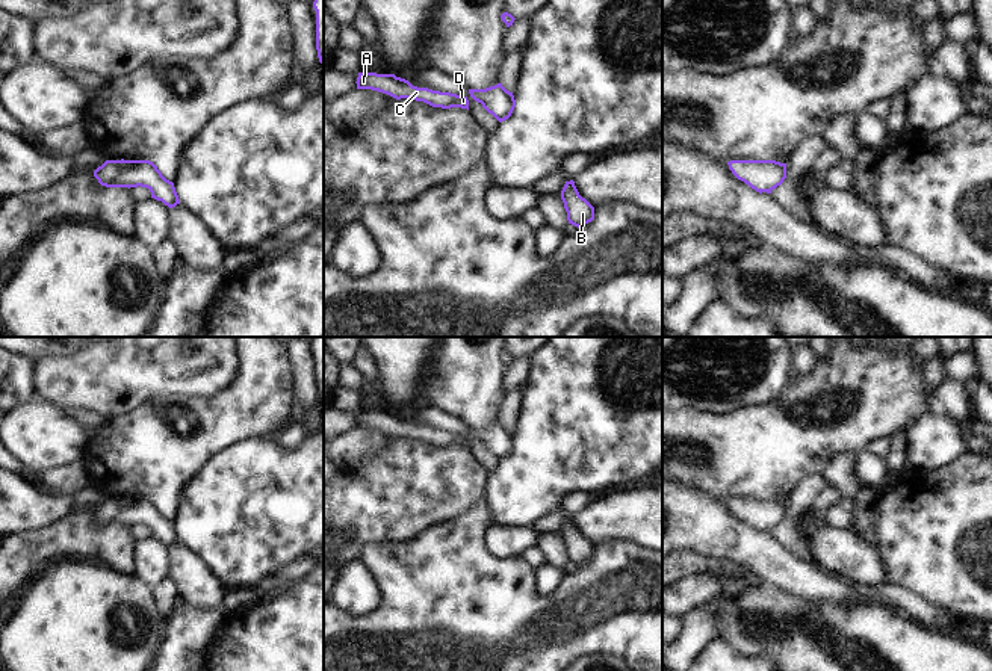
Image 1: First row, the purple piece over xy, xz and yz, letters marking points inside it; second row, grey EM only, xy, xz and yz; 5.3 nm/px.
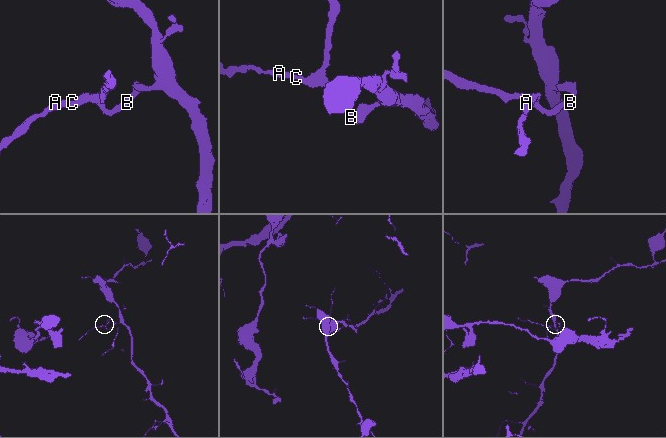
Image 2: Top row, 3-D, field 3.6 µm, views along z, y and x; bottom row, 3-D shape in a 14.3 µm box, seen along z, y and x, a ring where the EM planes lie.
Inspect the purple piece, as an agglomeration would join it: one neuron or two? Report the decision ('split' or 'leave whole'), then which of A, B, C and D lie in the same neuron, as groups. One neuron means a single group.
leave whole; groups A B C D

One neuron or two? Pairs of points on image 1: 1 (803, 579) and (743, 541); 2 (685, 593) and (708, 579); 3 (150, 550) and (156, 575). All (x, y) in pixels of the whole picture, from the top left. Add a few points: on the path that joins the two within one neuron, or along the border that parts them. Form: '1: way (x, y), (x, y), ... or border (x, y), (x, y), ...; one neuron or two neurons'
1: way (788, 572), (758, 552); one neuron
2: way (691, 593), (702, 585); one neuron
3: way (154, 556), (154, 568); one neuron

